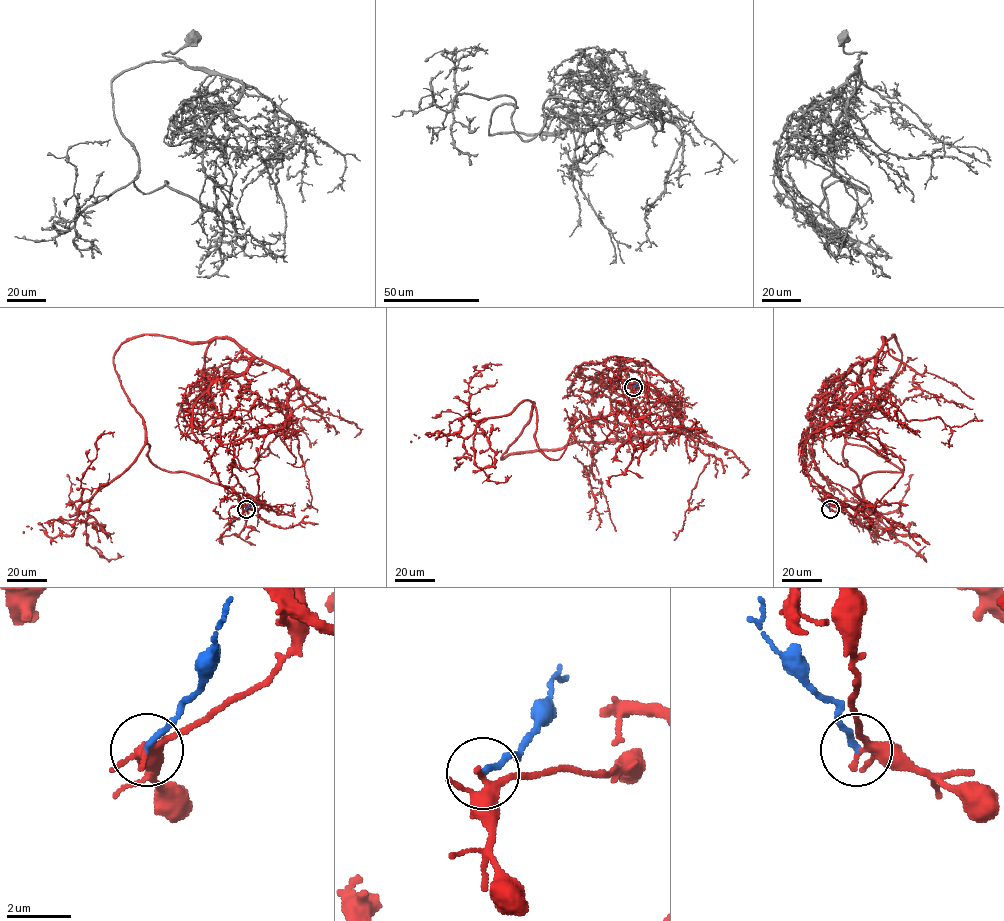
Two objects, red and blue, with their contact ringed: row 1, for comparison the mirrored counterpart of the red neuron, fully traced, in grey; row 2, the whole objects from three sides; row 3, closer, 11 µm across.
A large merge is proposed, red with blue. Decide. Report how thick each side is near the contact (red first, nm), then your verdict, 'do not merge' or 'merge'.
240/190 nm | do not merge

